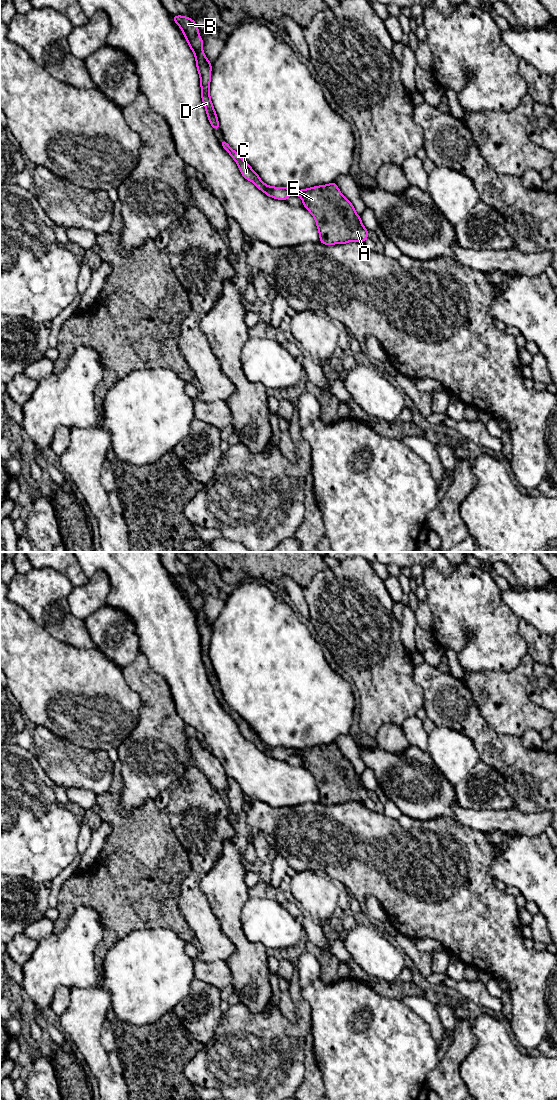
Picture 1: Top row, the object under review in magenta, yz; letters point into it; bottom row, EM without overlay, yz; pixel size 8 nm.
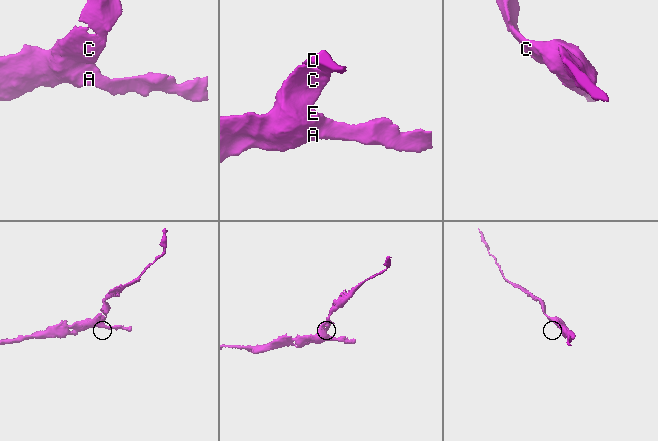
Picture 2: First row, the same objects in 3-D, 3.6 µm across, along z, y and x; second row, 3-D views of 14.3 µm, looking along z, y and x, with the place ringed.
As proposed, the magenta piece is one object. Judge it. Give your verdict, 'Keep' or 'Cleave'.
Keep

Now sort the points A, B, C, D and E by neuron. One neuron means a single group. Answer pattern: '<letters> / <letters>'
A B C D E

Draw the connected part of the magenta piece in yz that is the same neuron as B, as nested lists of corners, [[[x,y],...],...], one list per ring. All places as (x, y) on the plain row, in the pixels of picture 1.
[[[176,575],[173,576],[172,579],[179,585],[180,589],[183,591],[185,599],[195,615],[197,631],[200,634],[202,653],[201,660],[204,663],[206,674],[211,686],[215,690],[220,690],[218,677],[210,659],[210,639],[212,623],[208,621],[205,613],[202,610],[203,599],[198,594],[199,588],[196,585],[195,581],[189,577]]]

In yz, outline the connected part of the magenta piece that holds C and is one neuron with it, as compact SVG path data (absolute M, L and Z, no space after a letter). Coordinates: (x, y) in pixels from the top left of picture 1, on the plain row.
M225 700L219 702L235 720L243 737L253 742L267 756L286 761L290 755L299 755L303 766L316 780L320 803L324 805L346 804L350 801L364 803L368 798L368 790L363 786L361 776L356 774L350 760L341 754L336 742L303 750L271 747L262 742L258 734Z

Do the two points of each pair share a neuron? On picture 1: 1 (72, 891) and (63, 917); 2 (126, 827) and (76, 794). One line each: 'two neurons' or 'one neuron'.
1: one neuron
2: two neurons

